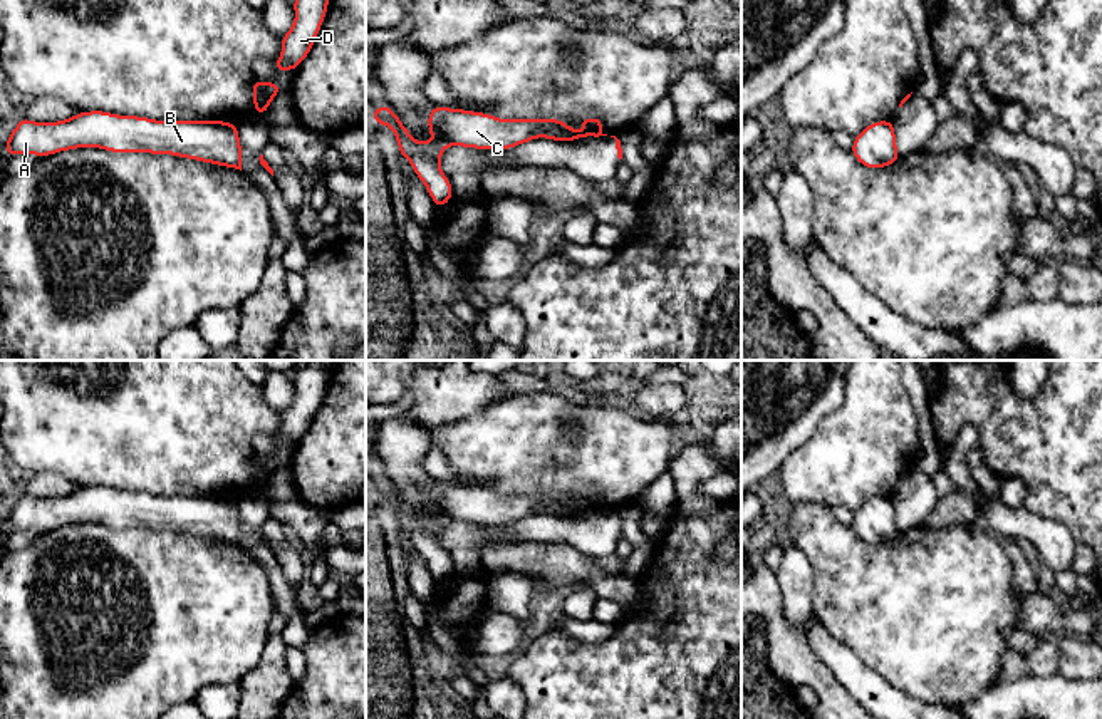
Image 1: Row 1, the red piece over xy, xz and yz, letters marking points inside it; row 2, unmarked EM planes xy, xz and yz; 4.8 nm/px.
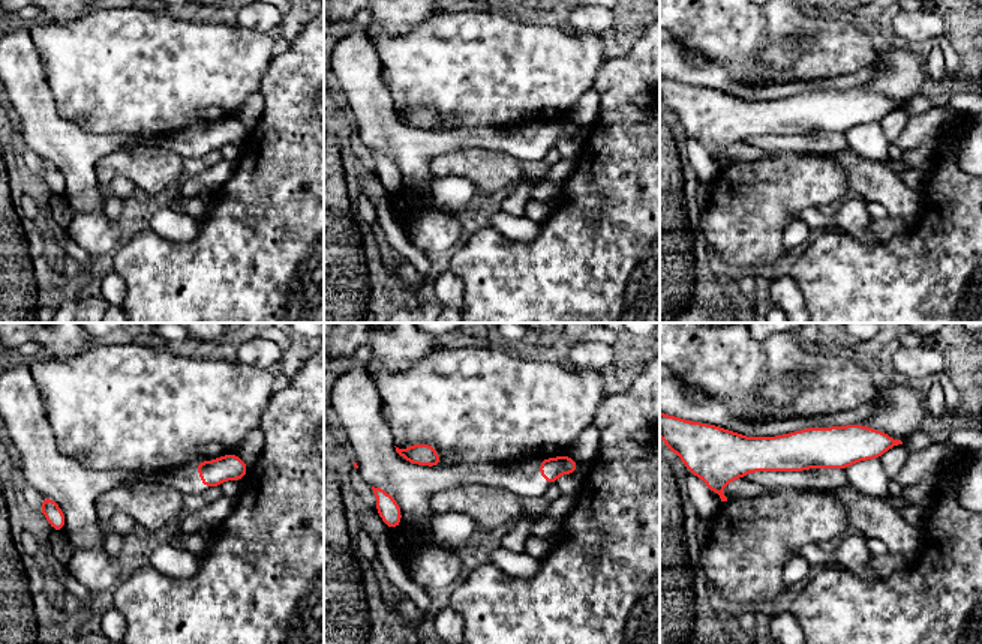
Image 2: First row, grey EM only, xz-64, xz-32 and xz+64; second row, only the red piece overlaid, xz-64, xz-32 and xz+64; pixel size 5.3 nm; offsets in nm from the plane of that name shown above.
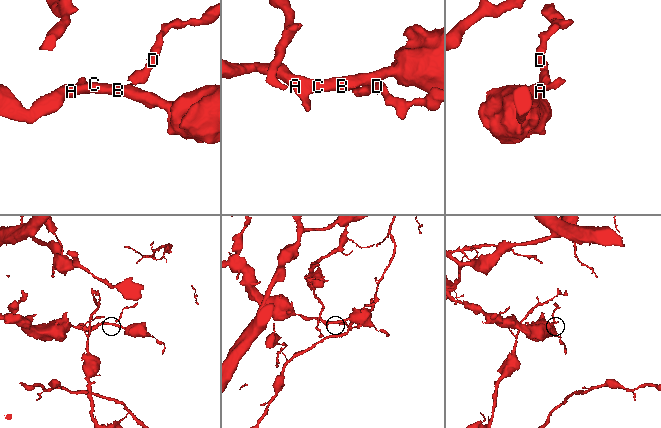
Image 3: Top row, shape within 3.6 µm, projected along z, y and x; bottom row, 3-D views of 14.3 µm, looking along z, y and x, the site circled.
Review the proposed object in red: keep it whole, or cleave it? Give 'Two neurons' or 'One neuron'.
Two neurons

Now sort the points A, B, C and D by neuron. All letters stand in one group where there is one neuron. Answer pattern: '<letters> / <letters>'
A B C / D

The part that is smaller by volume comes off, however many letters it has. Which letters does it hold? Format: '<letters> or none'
D

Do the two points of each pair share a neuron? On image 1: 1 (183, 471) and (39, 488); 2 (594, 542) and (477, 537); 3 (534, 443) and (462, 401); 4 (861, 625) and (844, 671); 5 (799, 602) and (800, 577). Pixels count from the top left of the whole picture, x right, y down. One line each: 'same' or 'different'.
1: different
2: same
3: different
4: different
5: same

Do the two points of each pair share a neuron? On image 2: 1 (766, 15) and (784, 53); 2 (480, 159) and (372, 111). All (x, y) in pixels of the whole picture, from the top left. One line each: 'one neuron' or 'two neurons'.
1: two neurons
2: two neurons

